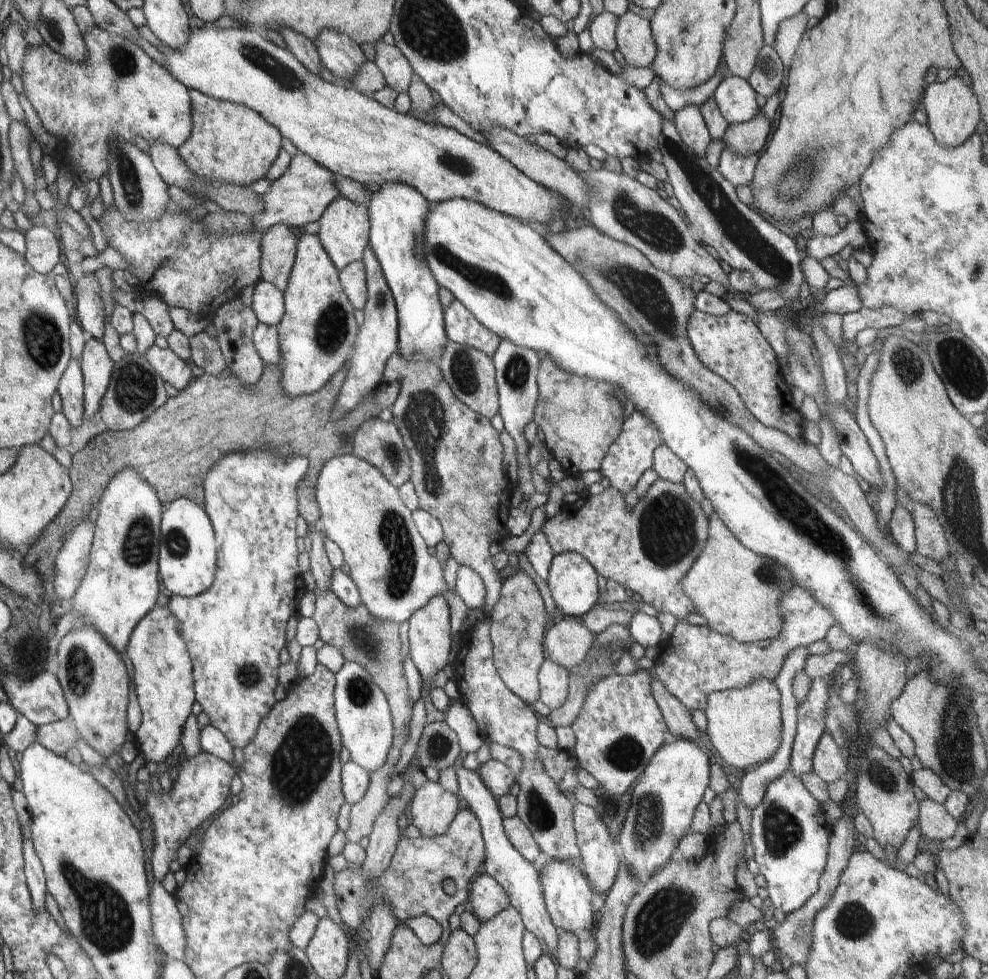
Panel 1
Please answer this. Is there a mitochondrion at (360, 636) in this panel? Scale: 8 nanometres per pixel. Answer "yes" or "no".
yes

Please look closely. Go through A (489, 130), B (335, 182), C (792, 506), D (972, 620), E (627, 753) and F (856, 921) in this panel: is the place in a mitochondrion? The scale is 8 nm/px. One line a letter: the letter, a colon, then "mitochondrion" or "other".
A: other
B: other
C: mitochondrion
D: other
E: mitochondrion
F: mitochondrion

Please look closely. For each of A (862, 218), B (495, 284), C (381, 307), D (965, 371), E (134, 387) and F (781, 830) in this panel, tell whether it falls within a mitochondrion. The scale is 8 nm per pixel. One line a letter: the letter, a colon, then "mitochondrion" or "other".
A: other
B: mitochondrion
C: mitochondrion
D: mitochondrion
E: mitochondrion
F: mitochondrion

